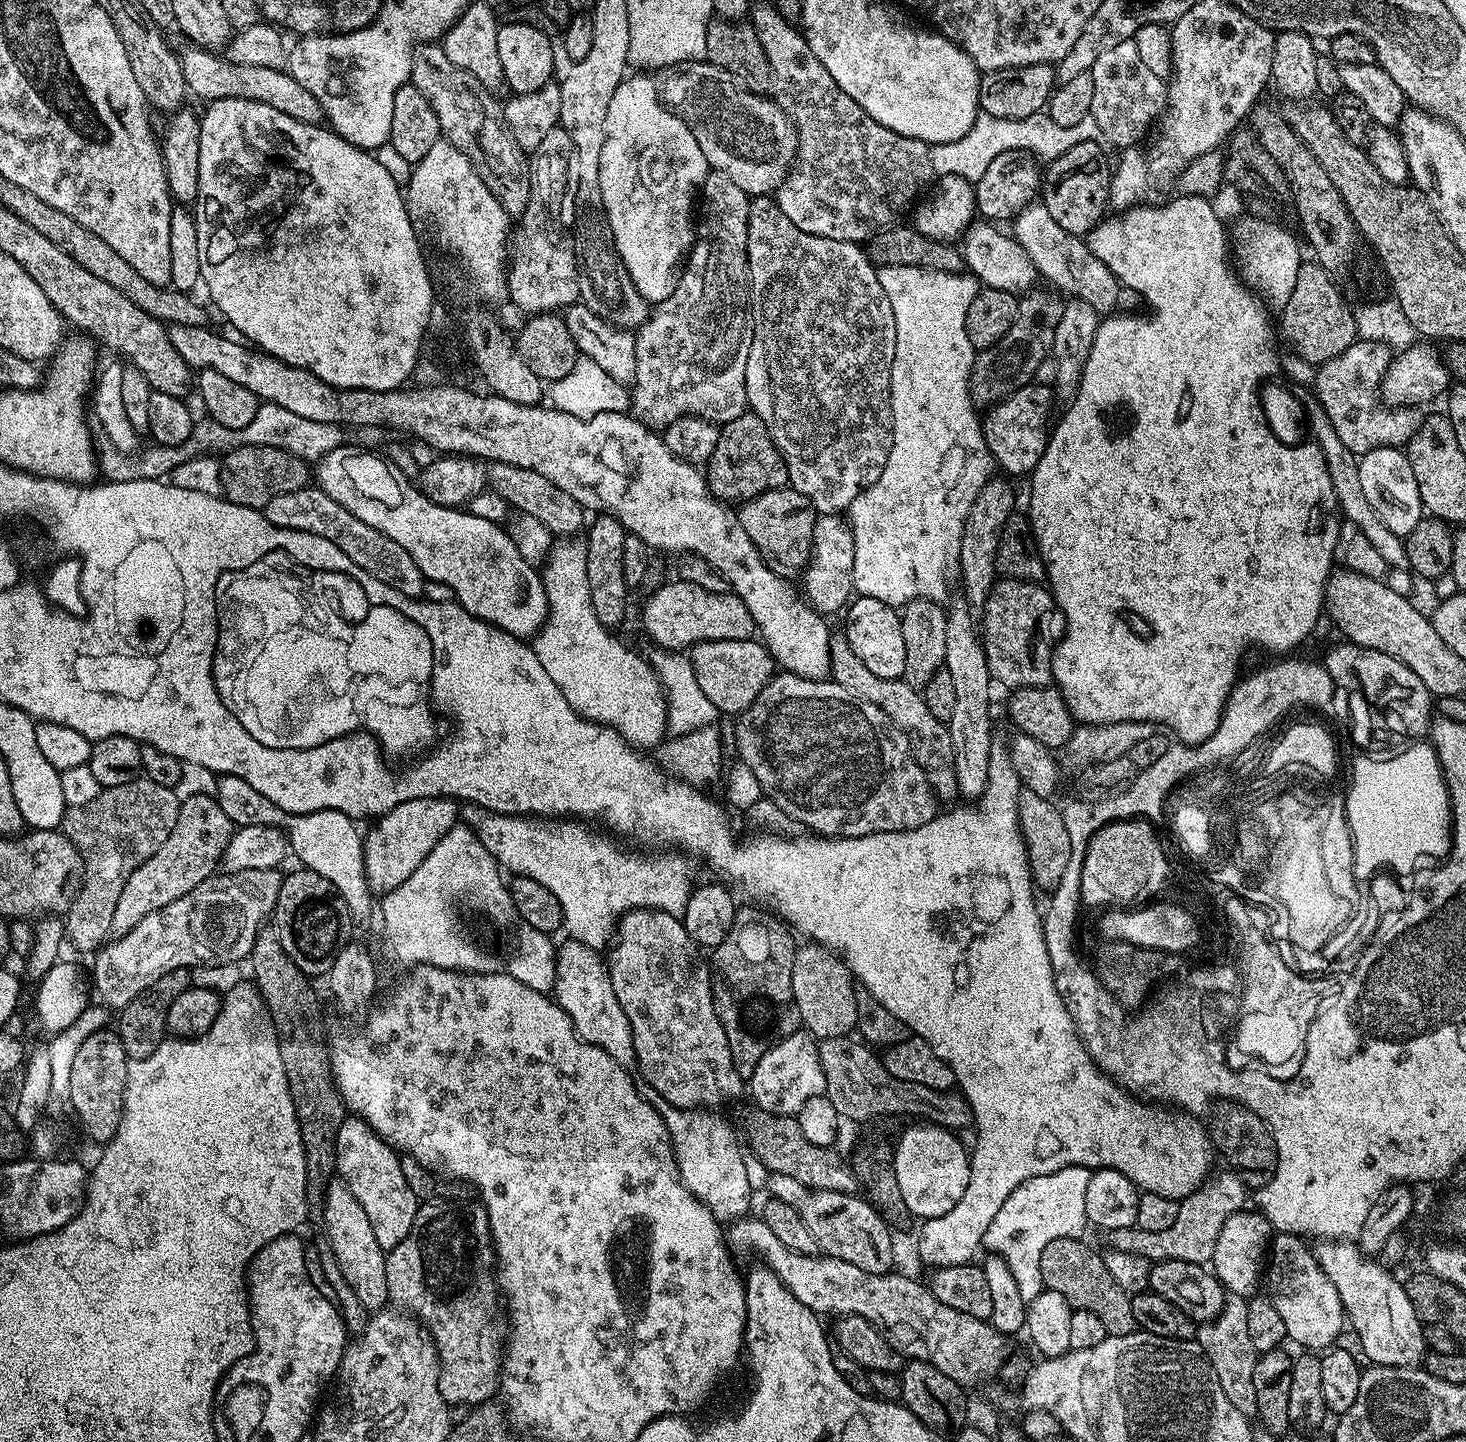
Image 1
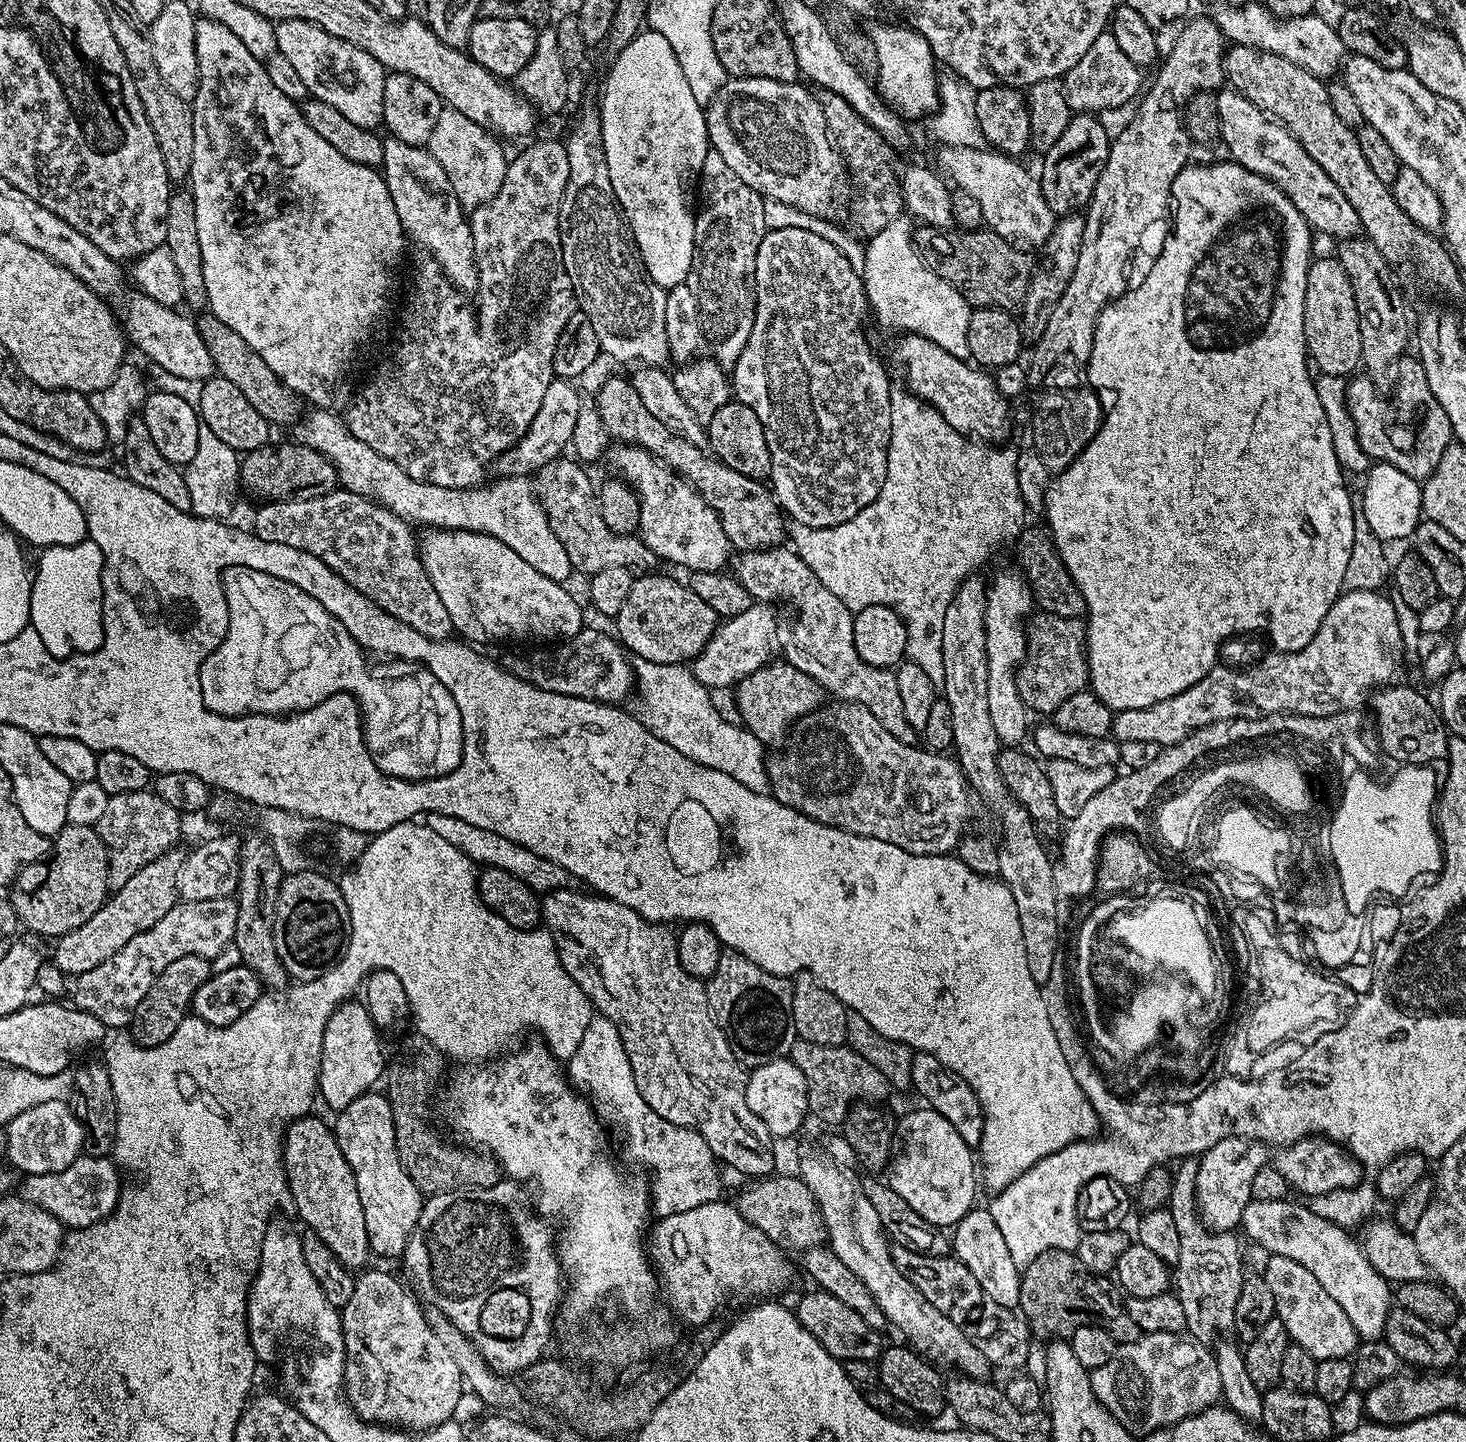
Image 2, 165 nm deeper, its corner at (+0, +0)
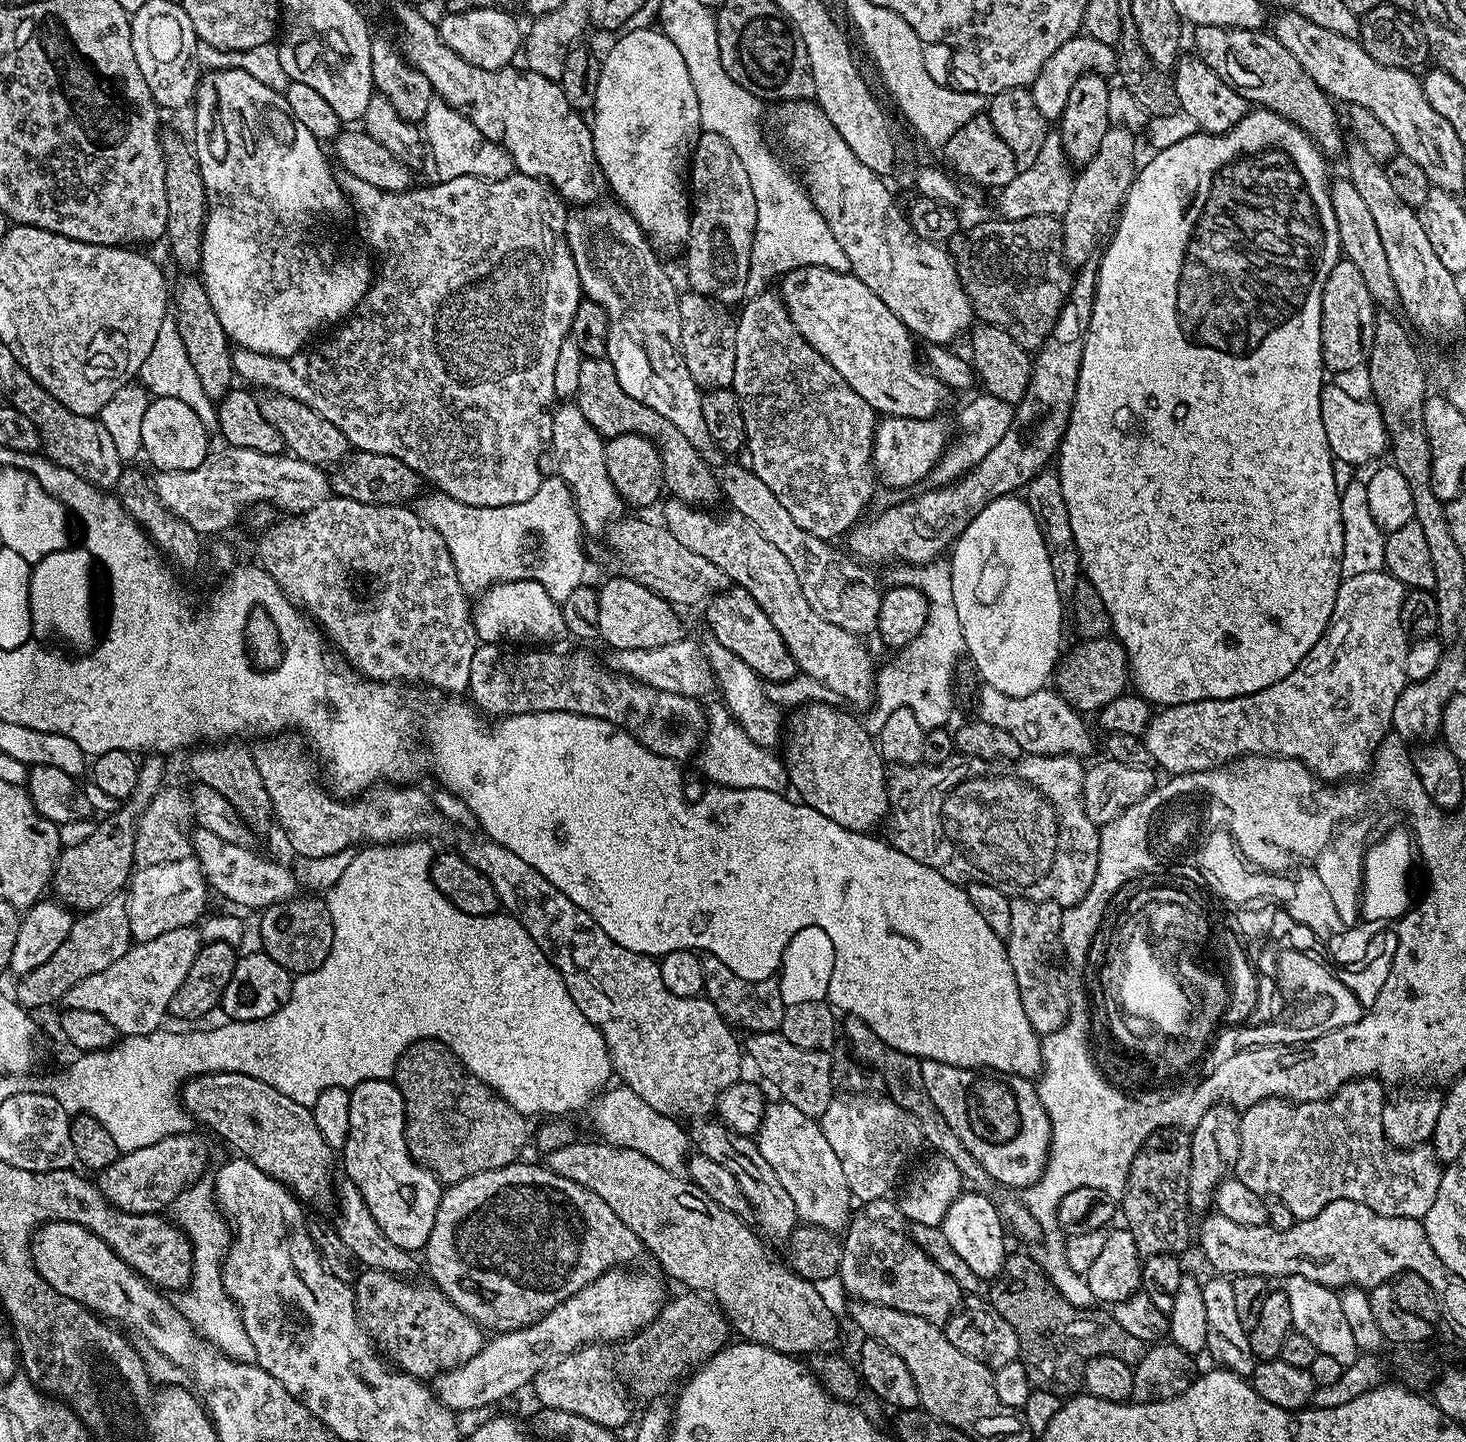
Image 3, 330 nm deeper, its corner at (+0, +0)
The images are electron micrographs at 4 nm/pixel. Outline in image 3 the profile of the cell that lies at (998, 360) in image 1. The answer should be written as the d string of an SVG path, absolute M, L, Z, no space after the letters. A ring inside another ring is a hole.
M1109 126L1094 158L1090 158L1090 162L1083 165L1073 179L1070 206L1066 206L1060 220L1065 264L1087 265L1088 255L1091 254L1100 238L1100 232L1096 228L1102 227L1108 218L1110 220L1117 213L1138 171L1135 138L1137 137L1127 128Z

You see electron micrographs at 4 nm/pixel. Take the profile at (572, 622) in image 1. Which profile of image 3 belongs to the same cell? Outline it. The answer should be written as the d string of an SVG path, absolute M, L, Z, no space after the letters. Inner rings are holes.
M716 702L712 705L709 703L706 715L708 717L706 743L699 749L698 761L700 760L701 770L712 779L713 785L722 788L753 788L782 793L789 791L788 769L785 768L783 759L769 749L755 744L746 734L743 726L736 723L734 717L728 713L723 703Z

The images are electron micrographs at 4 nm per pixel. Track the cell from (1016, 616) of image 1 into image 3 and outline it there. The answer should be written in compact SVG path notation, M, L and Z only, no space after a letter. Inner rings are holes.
M1111 635L1097 640L1086 640L1077 645L1077 648L1069 656L1067 653L1059 661L1054 673L1054 688L1060 699L1066 701L1077 712L1096 714L1108 702L1114 702L1114 698L1123 696L1129 691L1128 651L1122 647L1119 640Z

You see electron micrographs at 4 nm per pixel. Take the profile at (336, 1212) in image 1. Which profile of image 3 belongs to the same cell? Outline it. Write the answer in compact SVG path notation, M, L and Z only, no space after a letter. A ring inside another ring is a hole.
M234 1071L211 1072L193 1076L181 1088L181 1103L197 1123L206 1124L224 1141L228 1142L241 1157L288 1187L297 1200L308 1204L324 1204L328 1200L328 1163L334 1156L326 1138L319 1133L311 1107L300 1104L294 1098L282 1094L261 1079Z

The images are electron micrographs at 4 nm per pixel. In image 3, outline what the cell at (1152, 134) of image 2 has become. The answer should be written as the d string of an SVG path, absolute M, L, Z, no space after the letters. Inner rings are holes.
M1092 266L1081 267L1075 273L1067 301L1060 307L1052 333L1044 339L1040 348L1035 349L1026 394L1014 405L1012 428L1002 434L998 446L994 446L994 450L990 450L982 462L975 464L959 480L934 486L930 492L924 492L913 500L904 500L878 513L869 524L857 523L846 536L848 552L857 561L872 565L893 559L902 564L918 565L939 560L987 504L1026 489L1036 476L1047 469L1044 467L1051 456L1053 459L1057 455L1060 439L1064 437L1072 413L1084 336L1090 326L1095 297L1096 269Z

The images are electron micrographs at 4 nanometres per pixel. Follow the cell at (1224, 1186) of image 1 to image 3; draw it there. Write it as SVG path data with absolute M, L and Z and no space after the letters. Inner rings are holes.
M1361 1078L1344 1084L1326 1100L1297 1104L1273 1098L1260 1100L1240 1115L1240 1149L1234 1161L1234 1176L1265 1198L1277 1196L1296 1220L1314 1218L1330 1202L1353 1200L1370 1206L1383 1216L1405 1216L1420 1220L1434 1206L1442 1175L1440 1159L1431 1146L1392 1147L1383 1133L1382 1114L1386 1103L1385 1085L1375 1078Z

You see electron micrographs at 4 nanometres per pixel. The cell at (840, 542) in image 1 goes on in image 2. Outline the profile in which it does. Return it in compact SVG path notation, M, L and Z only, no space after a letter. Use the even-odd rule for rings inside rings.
M753 602L742 614L729 616L717 627L710 642L691 661L692 676L698 678L711 690L714 688L732 688L740 680L763 664L773 659L772 643L776 640L776 616L769 605L764 602Z

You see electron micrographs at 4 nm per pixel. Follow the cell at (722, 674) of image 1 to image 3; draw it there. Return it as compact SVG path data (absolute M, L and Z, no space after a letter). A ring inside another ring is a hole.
M809 703L803 705L799 710L793 711L790 716L790 732L792 728L792 741L788 745L783 745L784 752L782 751L782 759L785 768L788 769L788 782L791 791L794 793L803 803L808 804L814 810L818 810L818 814L826 814L826 818L830 818L830 822L838 822L838 826L846 826L846 830L854 830L855 832L871 833L875 824L883 825L885 823L888 814L888 782L889 777L884 776L884 769L886 769L886 763L883 757L880 755L880 750L877 741L874 739L873 733L869 732L863 723L858 719L855 720L848 712L843 712L840 708L835 708L835 703Z

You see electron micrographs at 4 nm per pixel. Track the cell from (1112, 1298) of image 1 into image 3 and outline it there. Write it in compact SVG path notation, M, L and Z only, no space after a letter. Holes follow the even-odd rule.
M1016 1252L1005 1255L1004 1268L991 1281L992 1300L990 1306L1014 1328L1020 1347L1019 1359L1024 1361L1026 1374L1033 1389L1049 1392L1052 1396L1067 1398L1081 1391L1084 1383L1084 1362L1091 1356L1113 1356L1122 1358L1122 1362L1137 1365L1143 1358L1146 1345L1142 1338L1134 1338L1124 1327L1114 1322L1111 1311L1100 1306L1077 1306L1067 1300L1052 1285L1051 1279L1028 1256Z

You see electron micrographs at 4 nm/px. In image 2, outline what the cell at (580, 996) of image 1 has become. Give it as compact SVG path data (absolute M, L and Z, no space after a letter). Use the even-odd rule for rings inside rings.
M599 1014L592 1018L582 1042L578 1042L578 1050L566 1061L566 1075L569 1084L587 1097L605 1125L617 1124L624 1131L629 1158L648 1168L652 1175L650 1208L657 1217L682 1214L682 1210L694 1210L694 1206L721 1199L718 1161L706 1138L692 1128L666 1122L666 1118L650 1110L638 1090L638 1082L634 1082L634 1070L630 1070L630 1058L626 1058L618 1028L609 1019Z

